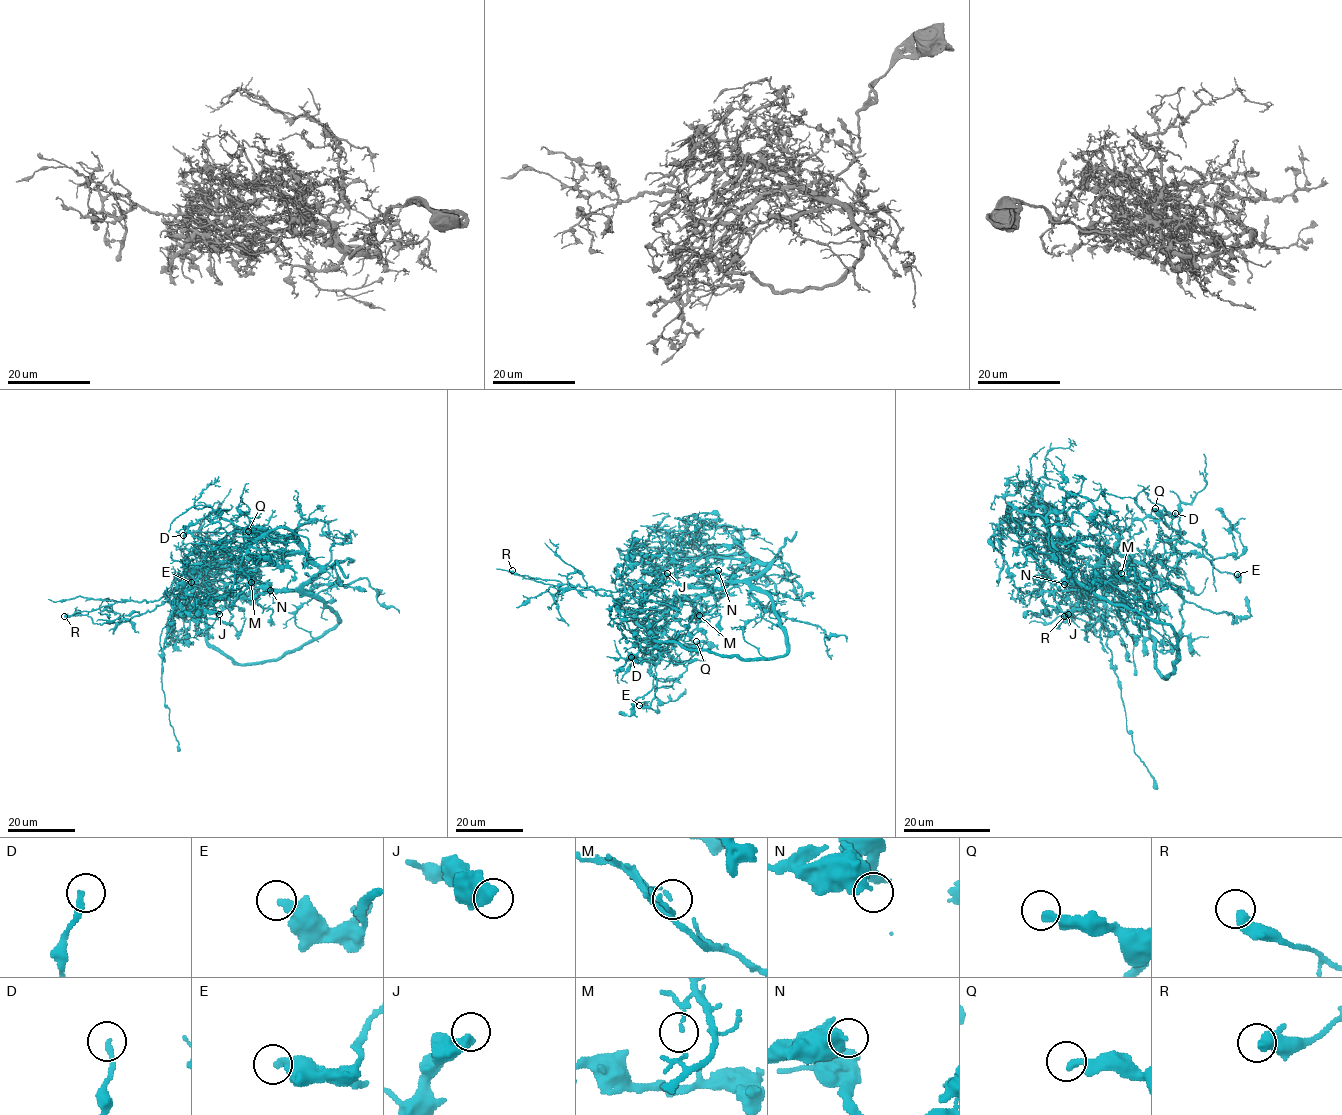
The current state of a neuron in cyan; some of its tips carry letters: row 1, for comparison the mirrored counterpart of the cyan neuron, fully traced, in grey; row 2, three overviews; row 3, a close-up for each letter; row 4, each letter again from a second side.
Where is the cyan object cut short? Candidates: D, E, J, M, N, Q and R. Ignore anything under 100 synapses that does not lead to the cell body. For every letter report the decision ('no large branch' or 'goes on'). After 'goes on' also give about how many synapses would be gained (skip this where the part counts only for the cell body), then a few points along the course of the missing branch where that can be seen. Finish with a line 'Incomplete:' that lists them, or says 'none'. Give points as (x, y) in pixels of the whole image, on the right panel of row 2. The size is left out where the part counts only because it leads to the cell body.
D: no large branch
E: no large branch
J: no large branch
M: no large branch
N: no large branch
Q: no large branch
R: no large branch
Incomplete: none

